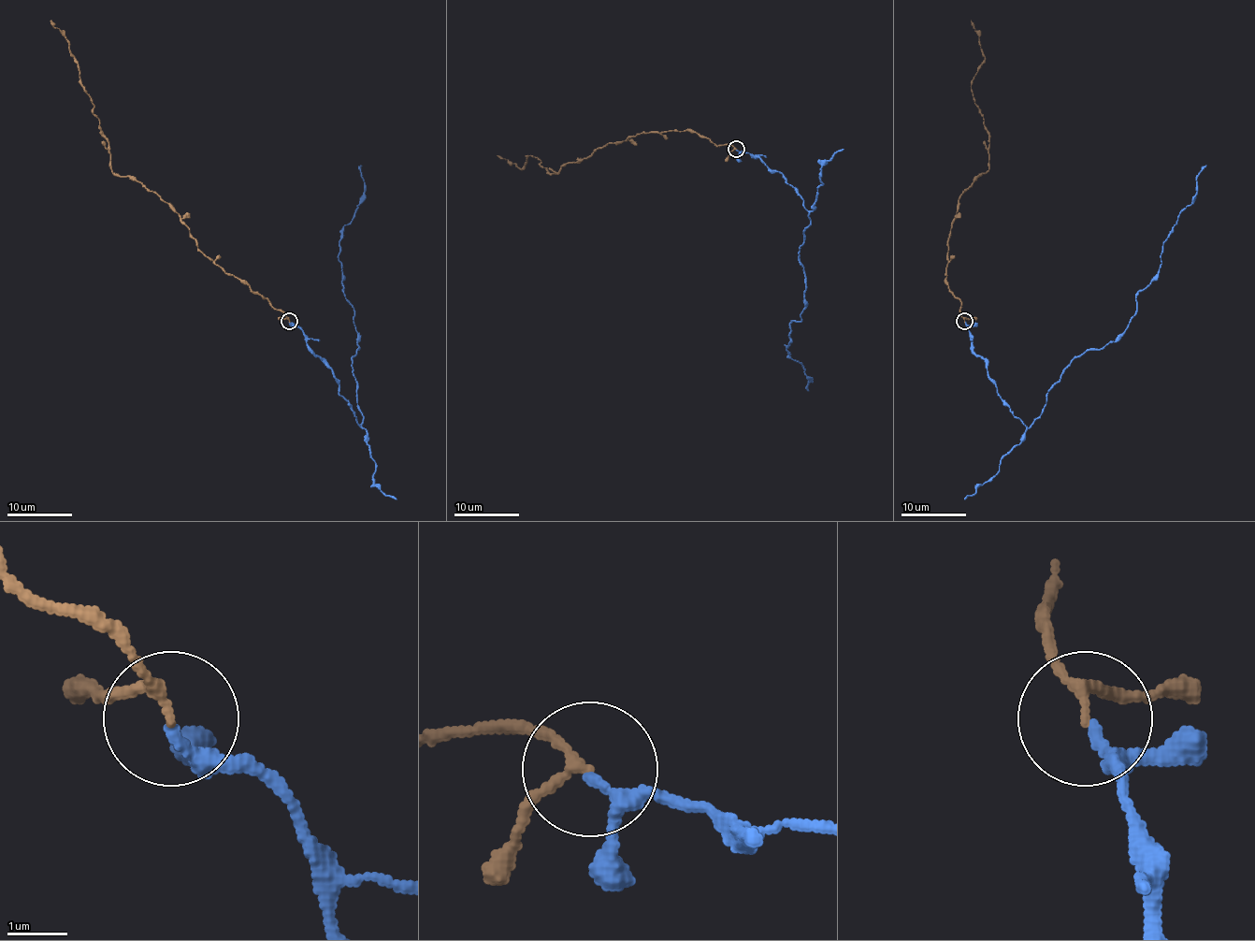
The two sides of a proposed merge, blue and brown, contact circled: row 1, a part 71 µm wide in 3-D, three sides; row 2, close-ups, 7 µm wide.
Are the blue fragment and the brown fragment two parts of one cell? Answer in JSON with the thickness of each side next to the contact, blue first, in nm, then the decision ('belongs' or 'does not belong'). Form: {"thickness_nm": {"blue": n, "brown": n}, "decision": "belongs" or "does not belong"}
{"thickness_nm": {"blue": 130, "brown": 140}, "decision": "belongs"}

